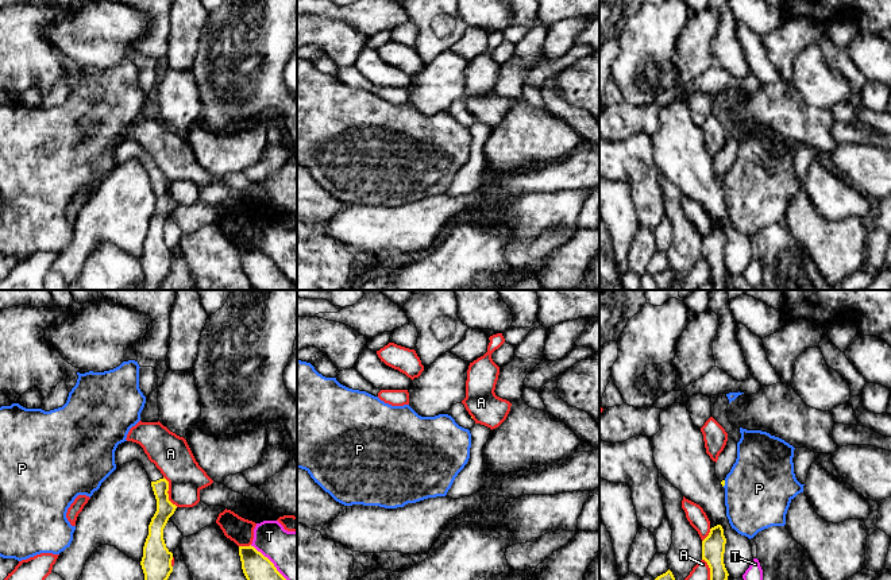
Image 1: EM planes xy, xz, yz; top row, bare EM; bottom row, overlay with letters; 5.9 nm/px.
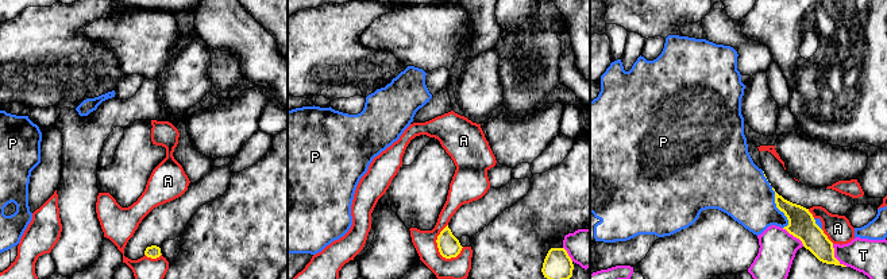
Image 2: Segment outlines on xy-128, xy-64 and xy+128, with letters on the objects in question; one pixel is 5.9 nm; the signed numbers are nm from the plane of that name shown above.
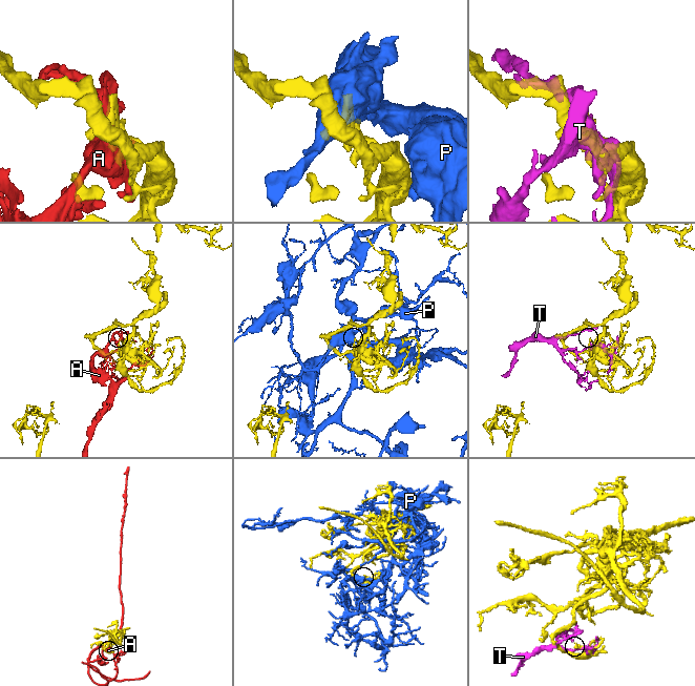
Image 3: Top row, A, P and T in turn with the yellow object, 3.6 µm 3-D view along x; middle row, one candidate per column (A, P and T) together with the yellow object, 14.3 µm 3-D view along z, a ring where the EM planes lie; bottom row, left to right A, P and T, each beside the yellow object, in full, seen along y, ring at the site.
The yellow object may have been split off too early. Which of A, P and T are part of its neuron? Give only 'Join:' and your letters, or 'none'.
Join: none

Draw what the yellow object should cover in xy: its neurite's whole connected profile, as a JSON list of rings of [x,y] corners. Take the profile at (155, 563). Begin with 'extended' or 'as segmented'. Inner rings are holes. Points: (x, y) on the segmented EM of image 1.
extended; [[[124,441],[115,451],[115,464],[120,467],[132,460],[143,463],[157,499],[157,511],[148,525],[148,535],[143,546],[140,561],[144,580],[167,580],[173,572],[173,553],[166,548],[163,529],[177,506],[169,500],[169,482],[151,463],[143,448],[132,441]]]

